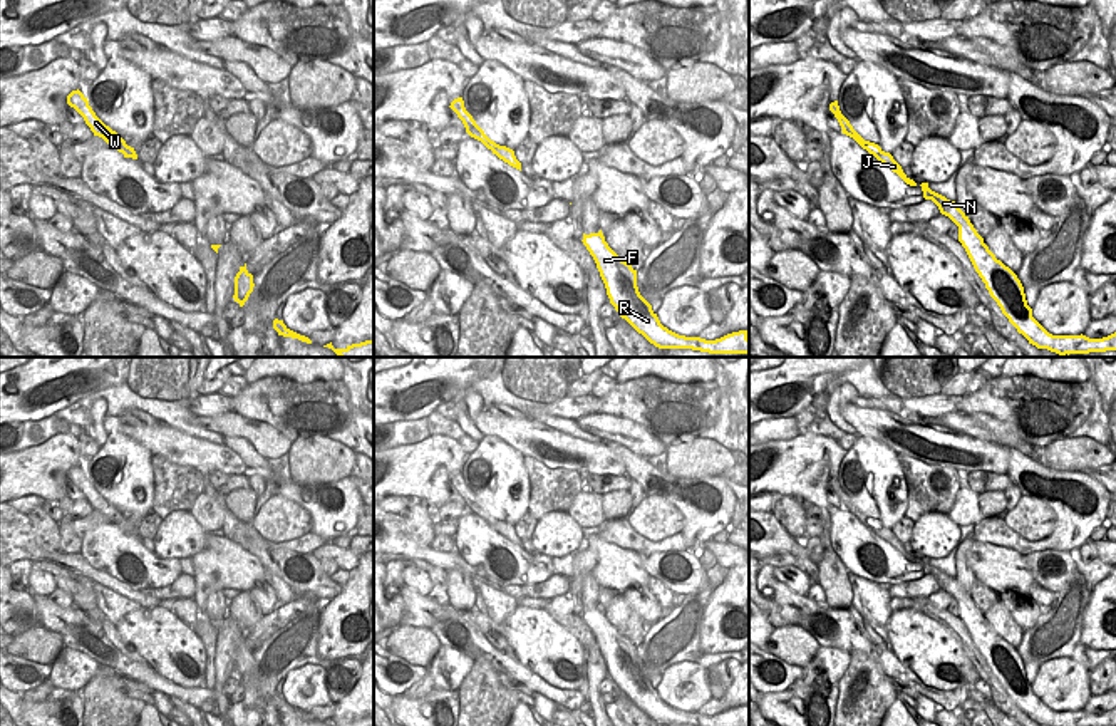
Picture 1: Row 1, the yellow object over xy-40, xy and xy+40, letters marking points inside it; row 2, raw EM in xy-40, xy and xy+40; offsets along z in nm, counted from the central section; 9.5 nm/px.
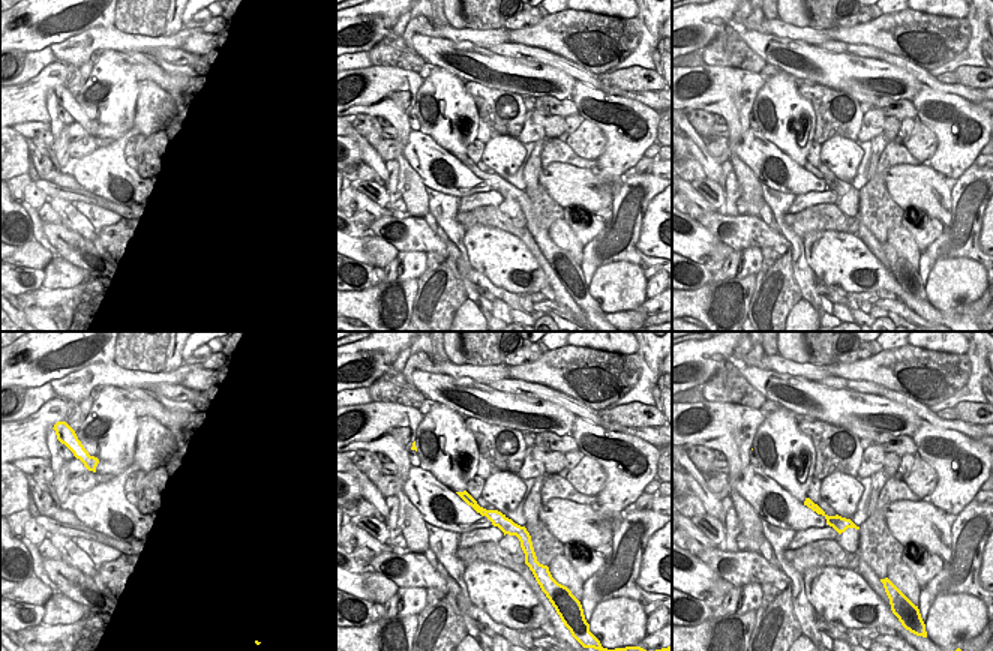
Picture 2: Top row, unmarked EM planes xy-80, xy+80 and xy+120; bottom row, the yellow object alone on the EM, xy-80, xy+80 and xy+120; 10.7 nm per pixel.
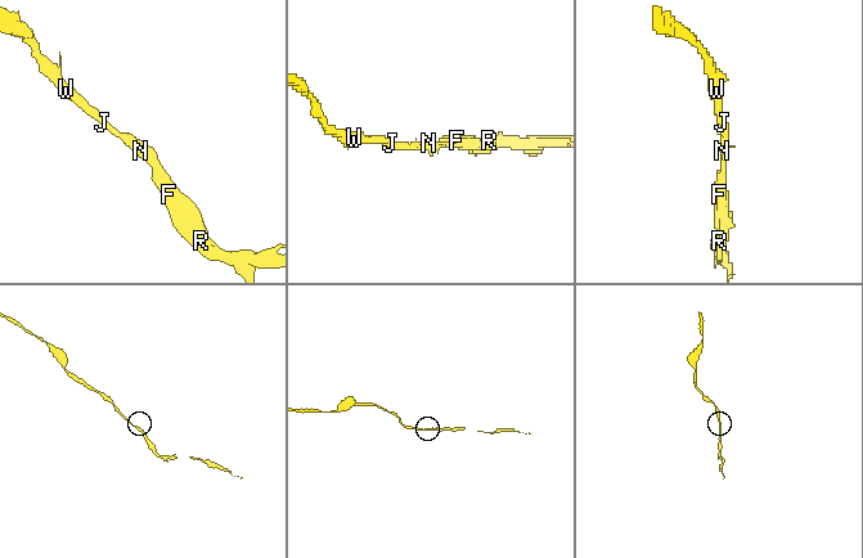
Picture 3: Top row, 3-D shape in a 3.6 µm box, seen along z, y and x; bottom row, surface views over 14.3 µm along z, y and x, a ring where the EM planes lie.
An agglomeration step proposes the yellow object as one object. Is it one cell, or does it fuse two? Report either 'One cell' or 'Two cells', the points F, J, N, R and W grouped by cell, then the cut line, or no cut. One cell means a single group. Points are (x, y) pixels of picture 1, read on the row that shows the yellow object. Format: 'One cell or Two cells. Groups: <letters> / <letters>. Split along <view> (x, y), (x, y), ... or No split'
One cell. Groups: F J N R W. No split.

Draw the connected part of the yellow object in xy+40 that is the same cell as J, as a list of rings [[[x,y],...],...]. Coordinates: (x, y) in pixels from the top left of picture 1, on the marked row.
[[[838,101],[829,104],[829,111],[834,114],[834,117],[838,119],[840,126],[841,126],[841,132],[853,137],[863,149],[866,149],[870,154],[873,154],[880,163],[883,163],[885,166],[888,166],[893,173],[896,173],[907,184],[910,186],[917,186],[917,183],[913,179],[910,179],[902,166],[893,159],[893,156],[890,153],[885,153],[878,144],[865,141],[850,124],[850,121],[841,114]]]

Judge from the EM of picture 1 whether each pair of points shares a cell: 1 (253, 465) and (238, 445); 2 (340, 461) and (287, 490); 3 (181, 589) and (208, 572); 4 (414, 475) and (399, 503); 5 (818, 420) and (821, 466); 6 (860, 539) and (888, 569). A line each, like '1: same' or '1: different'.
1: same
2: different
3: different
4: different
5: different
6: same

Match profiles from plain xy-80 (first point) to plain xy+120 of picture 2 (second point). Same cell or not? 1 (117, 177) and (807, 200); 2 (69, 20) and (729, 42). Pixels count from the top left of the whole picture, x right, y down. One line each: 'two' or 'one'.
1: two
2: two

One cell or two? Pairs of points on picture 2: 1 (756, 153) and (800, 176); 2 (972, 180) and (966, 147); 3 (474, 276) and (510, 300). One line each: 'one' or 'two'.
1: one
2: two
3: one

